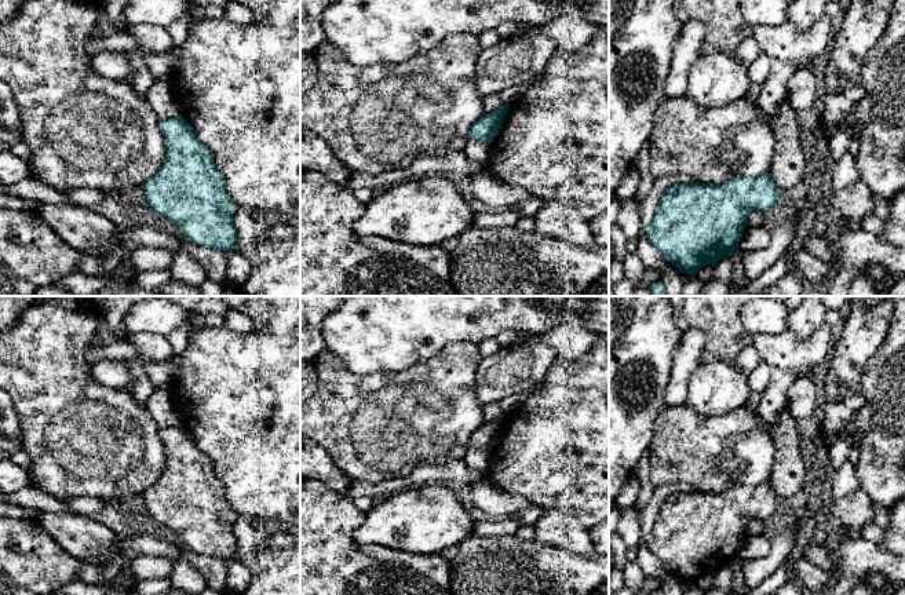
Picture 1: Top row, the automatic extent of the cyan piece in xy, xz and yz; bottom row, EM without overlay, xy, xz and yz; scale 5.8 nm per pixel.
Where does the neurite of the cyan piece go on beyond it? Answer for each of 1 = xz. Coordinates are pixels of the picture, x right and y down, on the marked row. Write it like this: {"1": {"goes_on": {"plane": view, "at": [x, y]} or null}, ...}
{"1": {"goes_on": null}}

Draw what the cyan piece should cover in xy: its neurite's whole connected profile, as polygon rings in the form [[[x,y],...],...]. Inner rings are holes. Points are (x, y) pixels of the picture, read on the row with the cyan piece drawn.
[[[182,116],[158,120],[158,127],[165,139],[167,157],[160,171],[142,183],[149,205],[178,225],[194,244],[223,252],[234,249],[237,230],[233,213],[238,205],[227,193],[211,150],[196,136]]]

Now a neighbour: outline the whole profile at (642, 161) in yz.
[[[646,142],[639,152],[635,165],[641,172],[641,183],[638,187],[638,191],[632,196],[632,198],[636,202],[643,202],[649,193],[652,191],[652,186],[654,183],[654,176],[652,175],[652,168],[650,168],[650,152],[649,152],[649,142]]]

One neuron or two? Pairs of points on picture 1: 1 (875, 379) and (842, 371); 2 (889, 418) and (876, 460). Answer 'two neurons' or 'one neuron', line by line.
1: two neurons
2: one neuron

